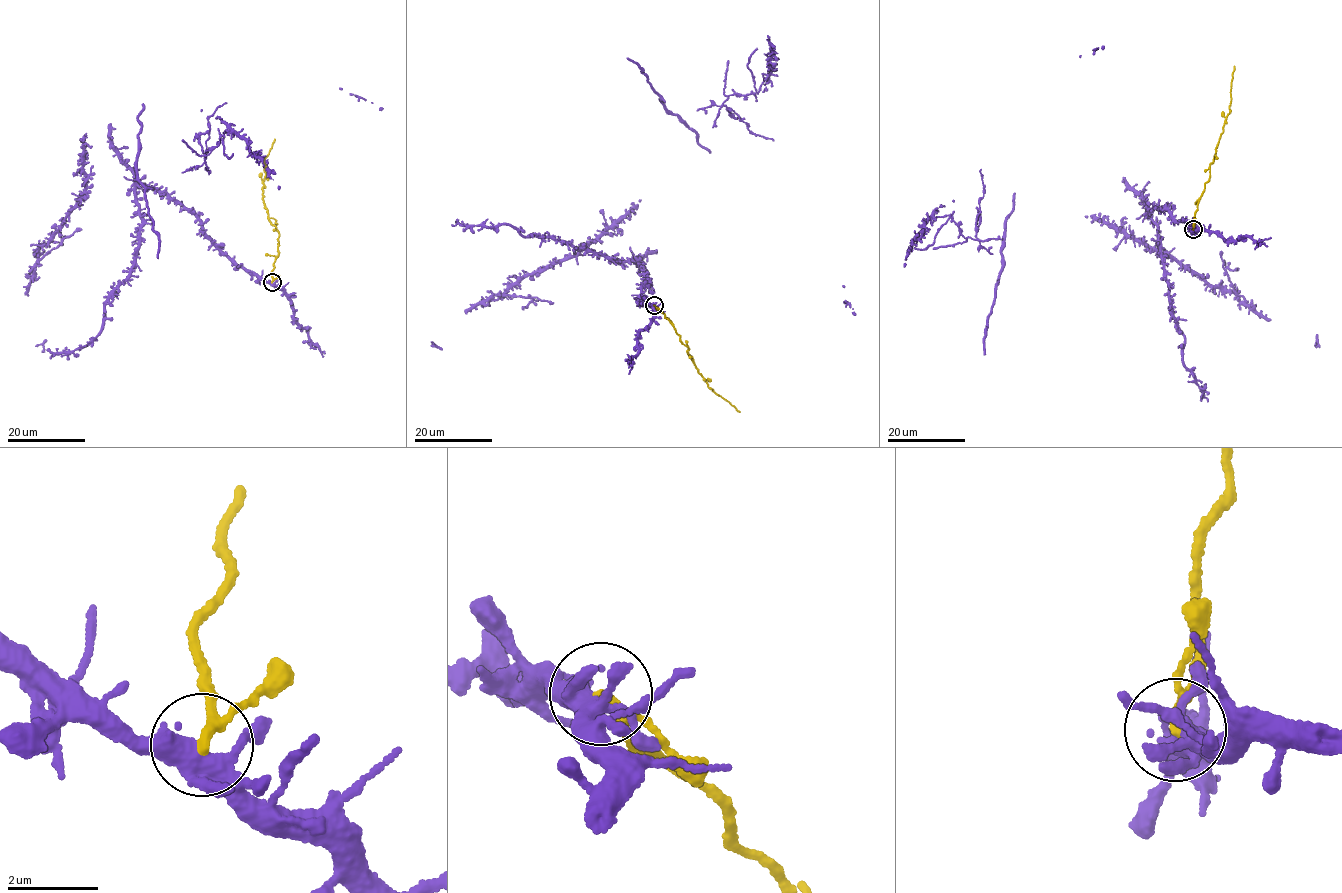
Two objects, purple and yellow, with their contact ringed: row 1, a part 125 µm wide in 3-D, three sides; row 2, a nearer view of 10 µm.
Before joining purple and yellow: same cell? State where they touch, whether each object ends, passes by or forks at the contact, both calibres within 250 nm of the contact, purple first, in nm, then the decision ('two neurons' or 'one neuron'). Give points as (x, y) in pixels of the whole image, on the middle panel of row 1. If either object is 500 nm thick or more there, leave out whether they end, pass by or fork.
place (654, 305); purple forks; yellow passes by; calibres 400 and 190 nm; two neurons

